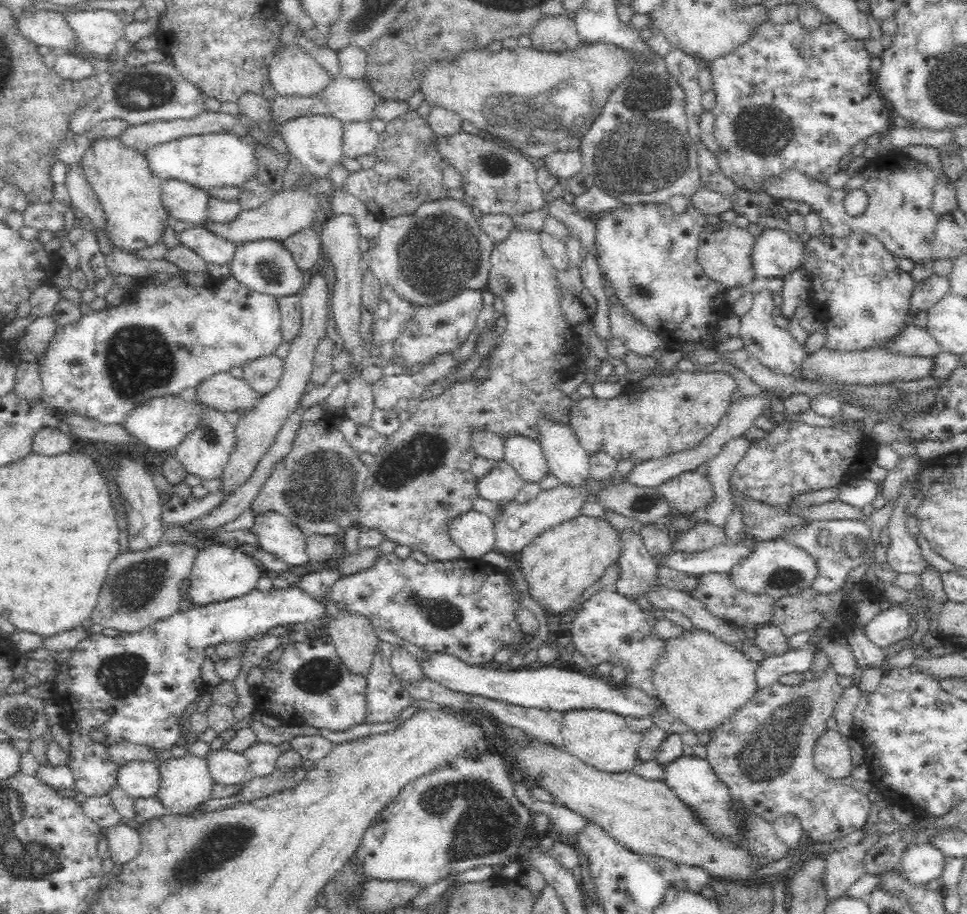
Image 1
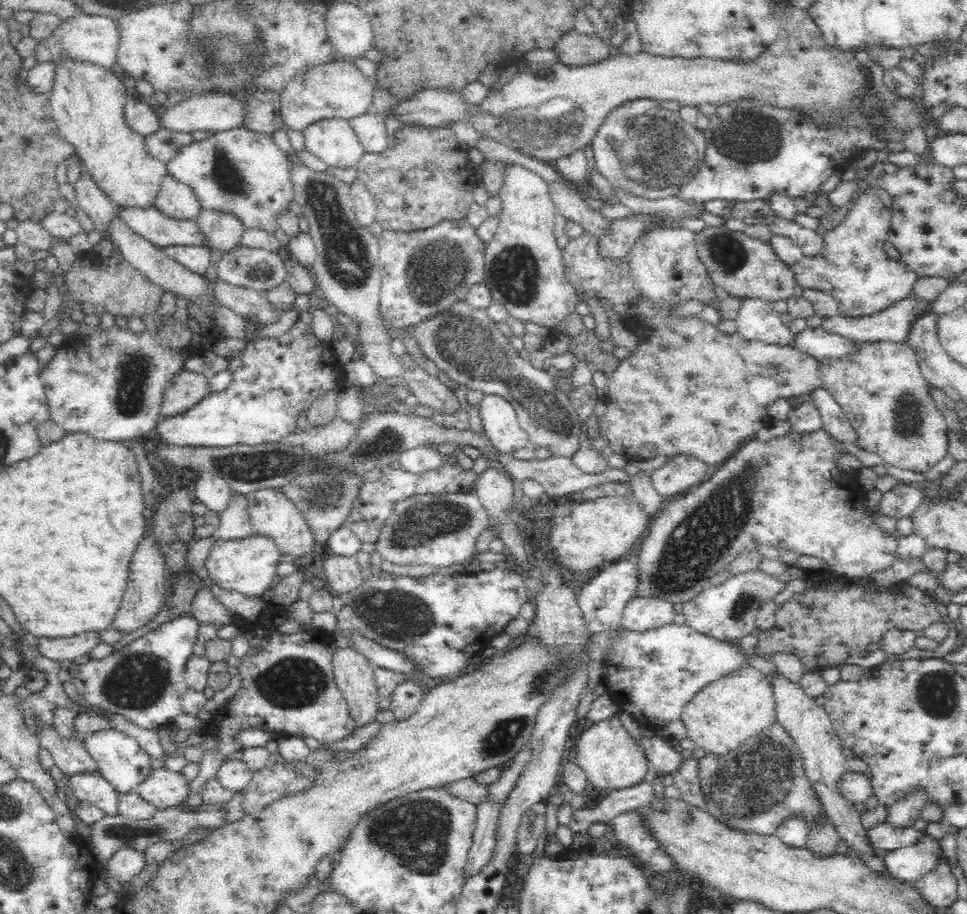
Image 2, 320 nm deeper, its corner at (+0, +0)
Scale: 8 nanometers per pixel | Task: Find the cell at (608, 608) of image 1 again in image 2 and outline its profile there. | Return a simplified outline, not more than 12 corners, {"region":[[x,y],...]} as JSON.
{"region":[[684,624],[608,629],[619,713],[664,727],[747,664]]}

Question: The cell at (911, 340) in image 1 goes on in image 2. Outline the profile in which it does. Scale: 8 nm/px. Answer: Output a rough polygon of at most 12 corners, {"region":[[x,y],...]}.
{"region":[[807,326],[792,346],[820,360],[852,356],[862,341]]}

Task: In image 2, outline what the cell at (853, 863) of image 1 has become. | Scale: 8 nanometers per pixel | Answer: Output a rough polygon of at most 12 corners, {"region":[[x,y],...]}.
{"region":[[914,792],[889,804],[883,823],[912,827],[925,804],[926,793]]}

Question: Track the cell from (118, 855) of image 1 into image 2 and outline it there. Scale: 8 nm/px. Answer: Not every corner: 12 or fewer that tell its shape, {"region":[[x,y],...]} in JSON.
{"region":[[123,844],[106,866],[123,884],[146,865],[144,852]]}

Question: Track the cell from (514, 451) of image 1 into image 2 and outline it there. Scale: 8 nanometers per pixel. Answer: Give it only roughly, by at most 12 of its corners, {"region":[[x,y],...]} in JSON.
{"region":[[500,395],[477,405],[486,435],[500,452],[532,460],[537,444]]}

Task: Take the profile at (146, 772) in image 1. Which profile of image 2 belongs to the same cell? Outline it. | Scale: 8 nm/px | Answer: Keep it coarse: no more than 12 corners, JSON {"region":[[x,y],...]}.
{"region":[[117,729],[90,734],[84,746],[118,793],[135,791],[151,757]]}

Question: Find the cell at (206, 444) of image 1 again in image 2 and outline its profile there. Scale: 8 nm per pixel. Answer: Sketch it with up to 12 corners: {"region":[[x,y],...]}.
{"region":[[199,472],[197,500],[208,510],[226,510],[232,490],[220,476]]}

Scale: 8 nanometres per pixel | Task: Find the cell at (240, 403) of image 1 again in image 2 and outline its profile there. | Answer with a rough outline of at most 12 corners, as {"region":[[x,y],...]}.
{"region":[[184,370],[166,391],[161,417],[184,412],[210,394],[209,378]]}

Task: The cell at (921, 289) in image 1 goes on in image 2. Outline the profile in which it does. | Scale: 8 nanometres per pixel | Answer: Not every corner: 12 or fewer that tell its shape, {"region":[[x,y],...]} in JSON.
{"region":[[911,294],[871,316],[824,318],[821,327],[866,343],[906,343],[933,302]]}

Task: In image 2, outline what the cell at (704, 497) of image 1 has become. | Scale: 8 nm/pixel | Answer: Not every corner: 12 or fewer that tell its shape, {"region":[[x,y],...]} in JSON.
{"region":[[672,455],[650,473],[654,490],[673,499],[704,481],[707,465]]}

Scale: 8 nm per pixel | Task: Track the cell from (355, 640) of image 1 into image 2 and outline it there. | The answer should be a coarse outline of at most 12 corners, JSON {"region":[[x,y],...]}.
{"region":[[336,647],[335,681],[357,728],[378,706],[373,664],[354,647]]}

